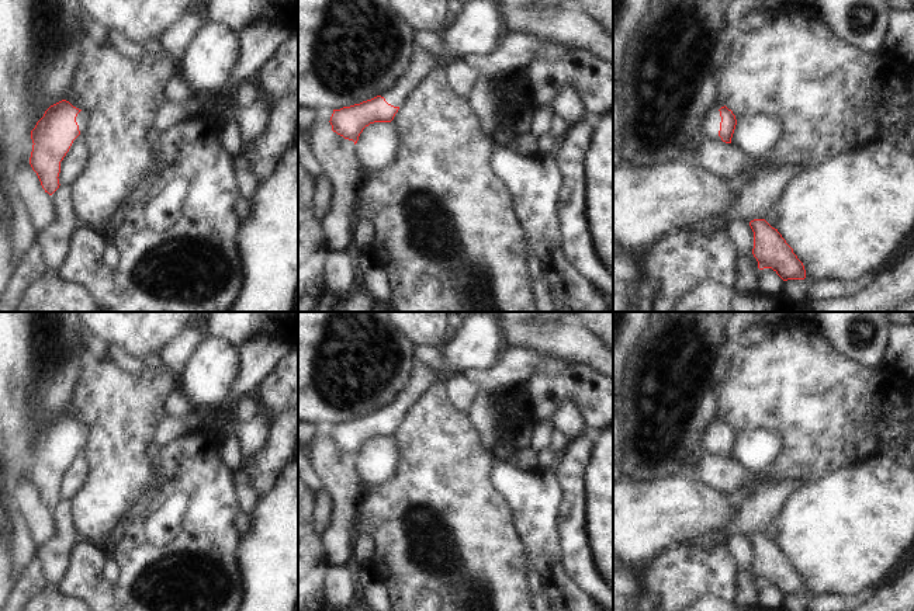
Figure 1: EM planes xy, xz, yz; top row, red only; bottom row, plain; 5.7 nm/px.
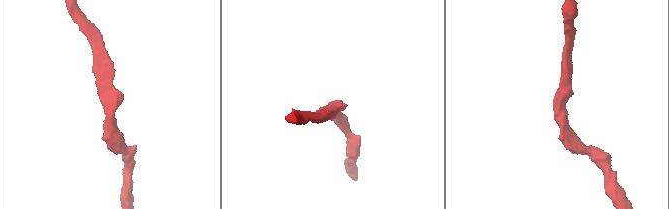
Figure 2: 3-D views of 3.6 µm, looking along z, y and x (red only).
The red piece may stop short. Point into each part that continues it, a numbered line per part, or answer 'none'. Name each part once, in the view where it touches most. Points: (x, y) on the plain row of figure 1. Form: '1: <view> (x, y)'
1: yz (710, 438)

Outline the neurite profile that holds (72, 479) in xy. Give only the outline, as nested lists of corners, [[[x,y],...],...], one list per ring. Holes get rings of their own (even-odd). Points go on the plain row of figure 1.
[[[77,451],[63,475],[60,476],[59,499],[70,500],[76,492],[82,487],[89,472],[89,464],[86,458]]]

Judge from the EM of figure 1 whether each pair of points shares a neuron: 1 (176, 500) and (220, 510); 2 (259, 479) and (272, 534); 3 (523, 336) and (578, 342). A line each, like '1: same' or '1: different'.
1: different
2: different
3: same

